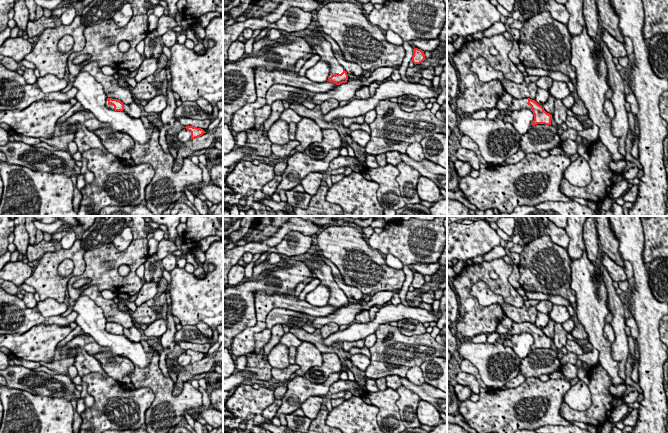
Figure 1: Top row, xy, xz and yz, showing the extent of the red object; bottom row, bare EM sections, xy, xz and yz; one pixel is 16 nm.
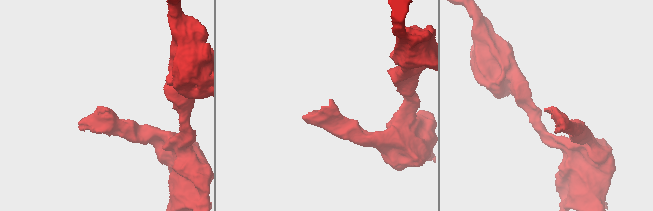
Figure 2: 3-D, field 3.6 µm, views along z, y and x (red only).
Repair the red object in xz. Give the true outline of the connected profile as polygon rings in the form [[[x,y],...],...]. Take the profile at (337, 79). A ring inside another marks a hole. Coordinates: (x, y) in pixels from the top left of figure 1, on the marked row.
[[[321,35],[305,36],[304,40],[313,46],[316,53],[330,65],[330,74],[328,77],[329,82],[336,85],[346,83],[348,80],[348,74],[344,67],[338,62],[334,56],[331,44],[325,40]]]

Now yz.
[[[513,98],[512,105],[508,109],[502,111],[502,113],[509,114],[514,110],[520,110],[522,108],[530,109],[533,112],[534,120],[531,123],[532,126],[537,124],[551,125],[552,115],[547,113],[542,105],[539,105],[535,100],[530,98]]]

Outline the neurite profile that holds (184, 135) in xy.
[[[184,128],[175,137],[181,143],[185,143],[191,140],[191,132]]]

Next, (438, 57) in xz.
[[[447,20],[443,26],[438,37],[440,39],[439,46],[431,51],[431,57],[426,58],[422,63],[416,64],[413,67],[408,67],[406,70],[406,78],[409,83],[418,84],[419,80],[422,78],[420,70],[422,68],[432,67],[435,68],[439,65],[445,65],[447,63]]]

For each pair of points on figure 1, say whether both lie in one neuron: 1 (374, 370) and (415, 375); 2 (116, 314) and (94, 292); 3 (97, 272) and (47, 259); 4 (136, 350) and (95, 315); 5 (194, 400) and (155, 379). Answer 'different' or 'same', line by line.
1: different
2: same
3: different
4: same
5: same

